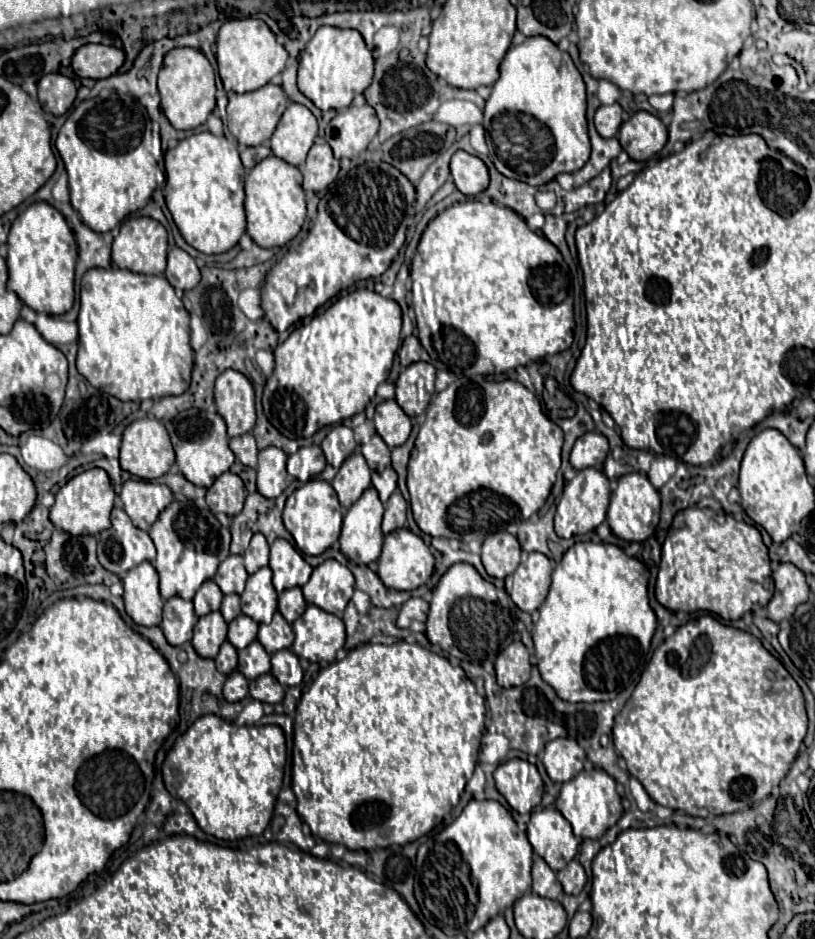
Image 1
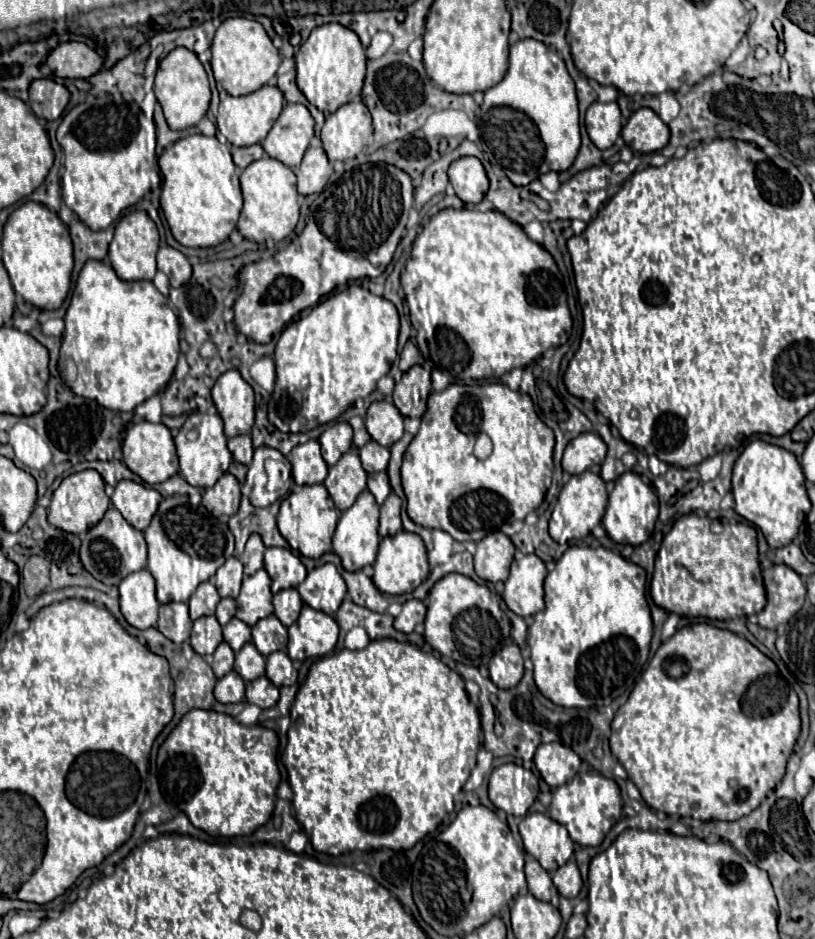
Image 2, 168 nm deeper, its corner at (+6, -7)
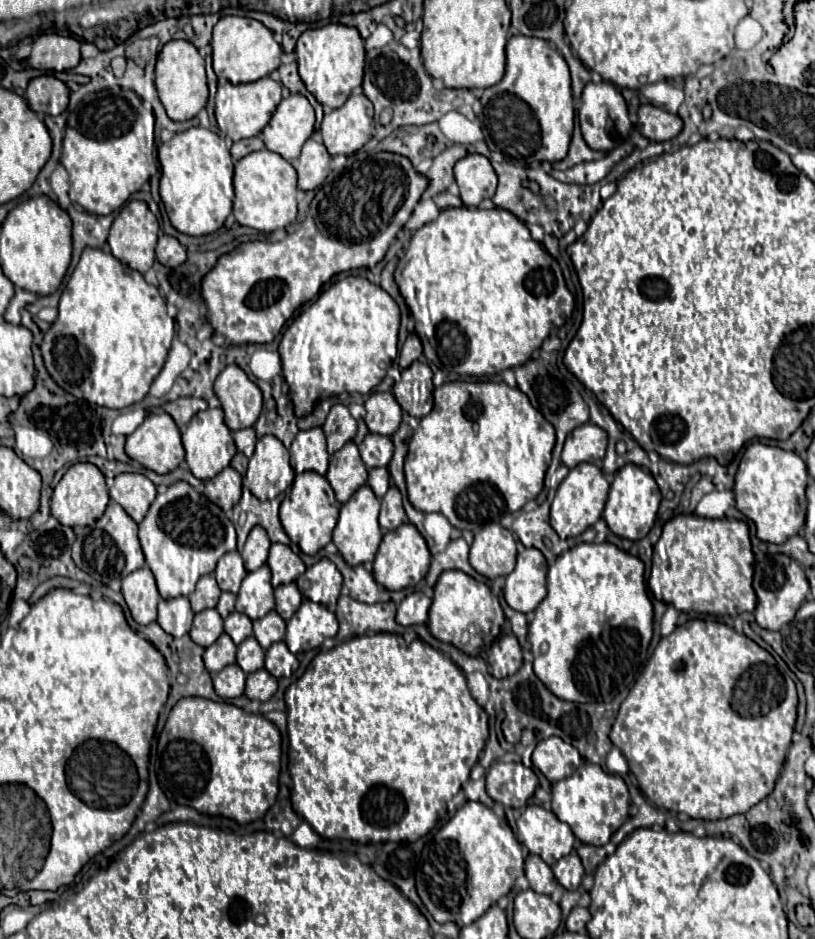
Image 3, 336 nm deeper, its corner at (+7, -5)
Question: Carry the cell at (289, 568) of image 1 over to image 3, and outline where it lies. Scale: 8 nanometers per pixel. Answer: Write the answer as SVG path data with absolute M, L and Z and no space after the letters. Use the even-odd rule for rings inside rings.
M273 543L271 545L267 565L273 571L273 581L271 581L273 587L283 585L283 583L293 583L305 571L305 563L301 561L301 557L295 555L283 543Z

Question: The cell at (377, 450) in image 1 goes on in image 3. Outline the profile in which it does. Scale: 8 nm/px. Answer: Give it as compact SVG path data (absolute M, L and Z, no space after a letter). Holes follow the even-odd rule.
M369 433L363 439L363 443L359 445L359 451L369 469L387 467L393 457L393 441L391 441L391 437Z

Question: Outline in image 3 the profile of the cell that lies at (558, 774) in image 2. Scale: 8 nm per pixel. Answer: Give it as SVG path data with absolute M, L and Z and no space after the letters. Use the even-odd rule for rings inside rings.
M549 737L537 743L533 751L533 765L551 781L557 783L559 779L571 775L575 767L581 765L579 751L565 743L559 737Z

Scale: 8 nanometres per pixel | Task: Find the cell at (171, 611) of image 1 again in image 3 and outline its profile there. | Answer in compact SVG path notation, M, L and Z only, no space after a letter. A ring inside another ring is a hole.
M187 597L161 599L157 623L173 637L183 637L193 625L193 611Z

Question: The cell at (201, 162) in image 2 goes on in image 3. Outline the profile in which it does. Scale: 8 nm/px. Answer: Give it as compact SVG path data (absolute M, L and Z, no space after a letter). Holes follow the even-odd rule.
M191 127L187 131L175 133L171 141L161 143L157 150L161 178L159 193L171 225L185 235L207 235L217 231L233 207L234 164L225 141L211 129Z

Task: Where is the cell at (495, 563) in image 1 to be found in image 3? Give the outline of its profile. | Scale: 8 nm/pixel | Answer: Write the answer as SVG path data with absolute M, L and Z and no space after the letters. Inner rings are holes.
M489 523L475 533L469 551L469 563L477 573L485 575L487 579L495 579L513 571L515 555L517 547L513 533L499 523Z

